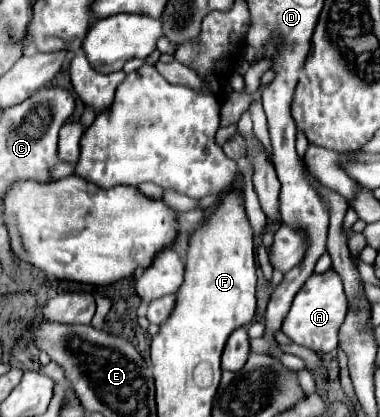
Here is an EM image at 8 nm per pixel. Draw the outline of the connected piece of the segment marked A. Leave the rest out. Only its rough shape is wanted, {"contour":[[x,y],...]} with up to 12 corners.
{"contour":[[313,274],[283,332],[313,352],[339,346],[347,300],[339,274]]}

